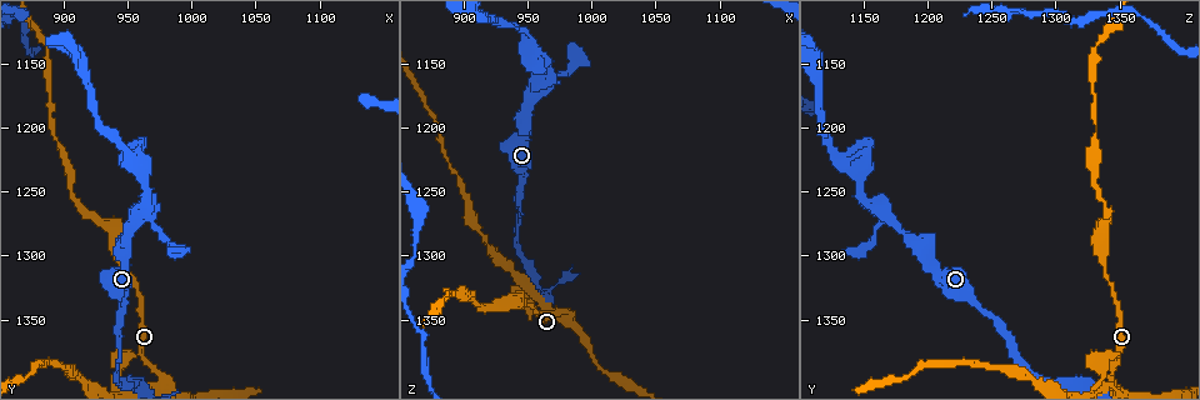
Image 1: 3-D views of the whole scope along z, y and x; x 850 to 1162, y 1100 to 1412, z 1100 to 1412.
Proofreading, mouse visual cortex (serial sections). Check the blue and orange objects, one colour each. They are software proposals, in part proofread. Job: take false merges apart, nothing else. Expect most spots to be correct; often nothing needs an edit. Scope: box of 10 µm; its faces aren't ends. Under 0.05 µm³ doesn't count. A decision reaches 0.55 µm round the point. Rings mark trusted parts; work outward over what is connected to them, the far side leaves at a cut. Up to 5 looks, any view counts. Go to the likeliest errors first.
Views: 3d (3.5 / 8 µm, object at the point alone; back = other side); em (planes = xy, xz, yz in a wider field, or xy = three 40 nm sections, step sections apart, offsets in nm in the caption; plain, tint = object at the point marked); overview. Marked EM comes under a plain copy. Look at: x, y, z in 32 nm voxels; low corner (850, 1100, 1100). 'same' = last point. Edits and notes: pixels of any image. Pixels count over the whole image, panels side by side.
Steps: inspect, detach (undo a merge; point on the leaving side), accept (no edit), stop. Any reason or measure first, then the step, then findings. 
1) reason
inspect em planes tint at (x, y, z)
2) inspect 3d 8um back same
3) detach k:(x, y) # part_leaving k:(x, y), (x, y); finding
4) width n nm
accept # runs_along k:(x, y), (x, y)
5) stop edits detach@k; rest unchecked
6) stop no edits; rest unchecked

sharp bend
inspect 3d 3.5um at (960, 1232, 1146)

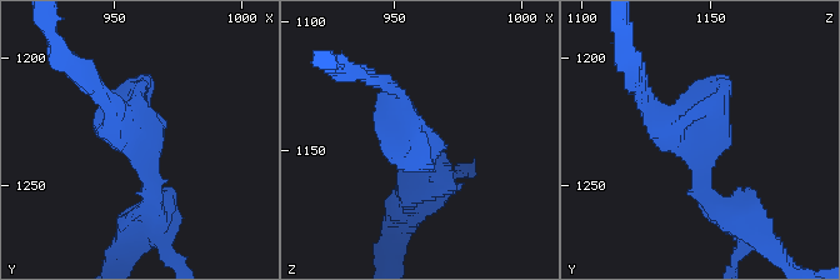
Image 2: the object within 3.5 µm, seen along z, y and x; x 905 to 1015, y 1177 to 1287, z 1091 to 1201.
now the EM
inspect em xy step 2 tint at (960, 1230, 1146)

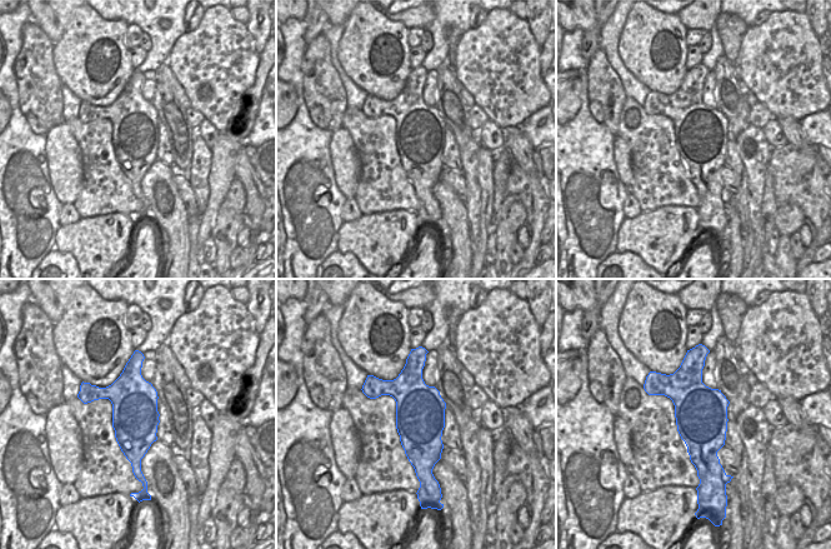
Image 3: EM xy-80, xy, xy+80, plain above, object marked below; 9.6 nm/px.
accept # runs_along 2:(721, 210), (699, 134), (641, 99); continuous, no second cell

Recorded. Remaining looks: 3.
thin neck
inspect 3d 8um at (978, 1286, 1160)

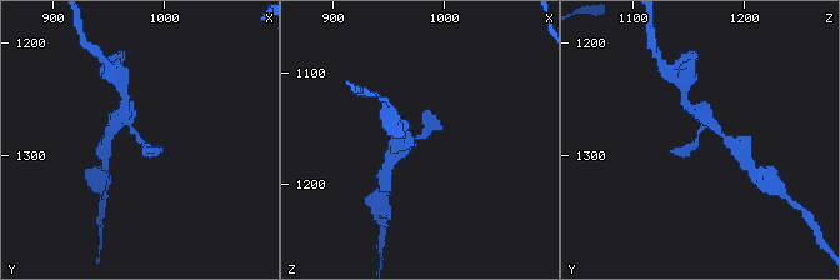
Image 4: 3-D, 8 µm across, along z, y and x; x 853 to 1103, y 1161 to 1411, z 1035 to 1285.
inspect 3d 3.5um same

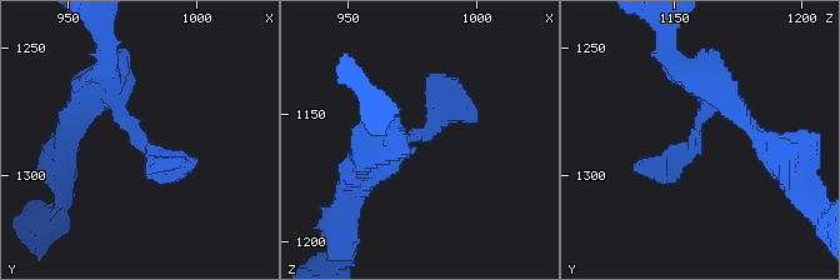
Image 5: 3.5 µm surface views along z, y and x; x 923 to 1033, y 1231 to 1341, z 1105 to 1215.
inspect em xy step 3 tint at (978, 1283, 1160)

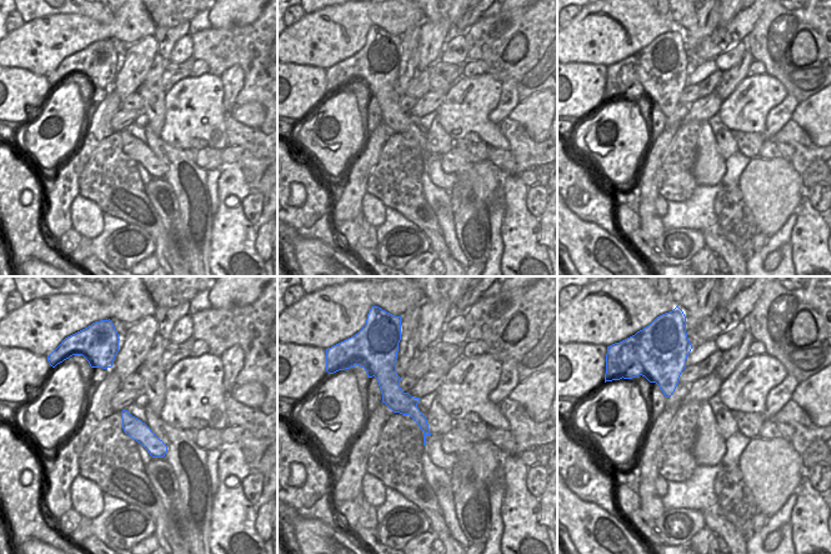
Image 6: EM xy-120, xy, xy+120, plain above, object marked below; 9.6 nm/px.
arm_widths 300, 300 nm
accept # runs_along 5:(718, 88), (689, 149), (644, 169); one cell here

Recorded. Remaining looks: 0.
stop no edits; rest unchecked

